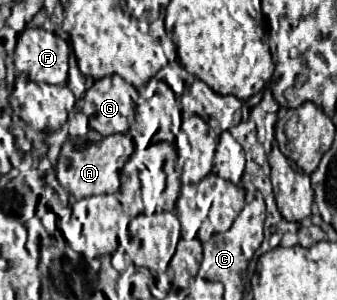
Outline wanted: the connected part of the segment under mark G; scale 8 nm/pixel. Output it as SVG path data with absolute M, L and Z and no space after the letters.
M118 75L96 81L80 101L90 127L100 135L126 133L134 121L134 87Z

